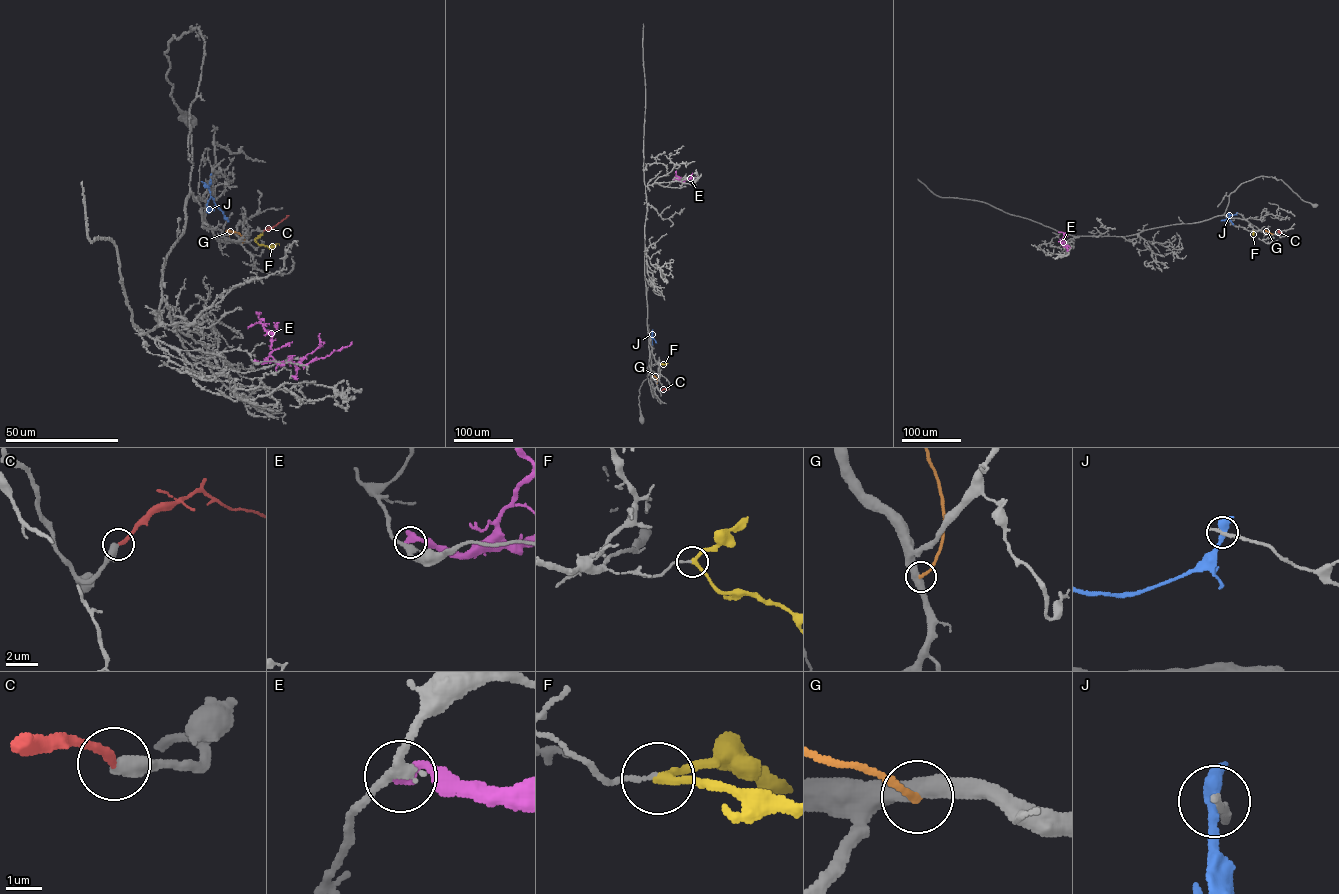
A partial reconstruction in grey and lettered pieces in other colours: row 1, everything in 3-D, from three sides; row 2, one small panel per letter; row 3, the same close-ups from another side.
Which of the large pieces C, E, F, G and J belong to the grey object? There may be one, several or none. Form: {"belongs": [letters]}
{"belongs": ["C"]}

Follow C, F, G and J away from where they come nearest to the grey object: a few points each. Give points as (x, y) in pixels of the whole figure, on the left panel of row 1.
C: (262, 231), (289, 215)
F: (254, 240), (269, 247), (279, 245)
G: (242, 242), (244, 239), (237, 232), (229, 232), (229, 236)
J: (210, 176), (211, 196), (228, 221)

